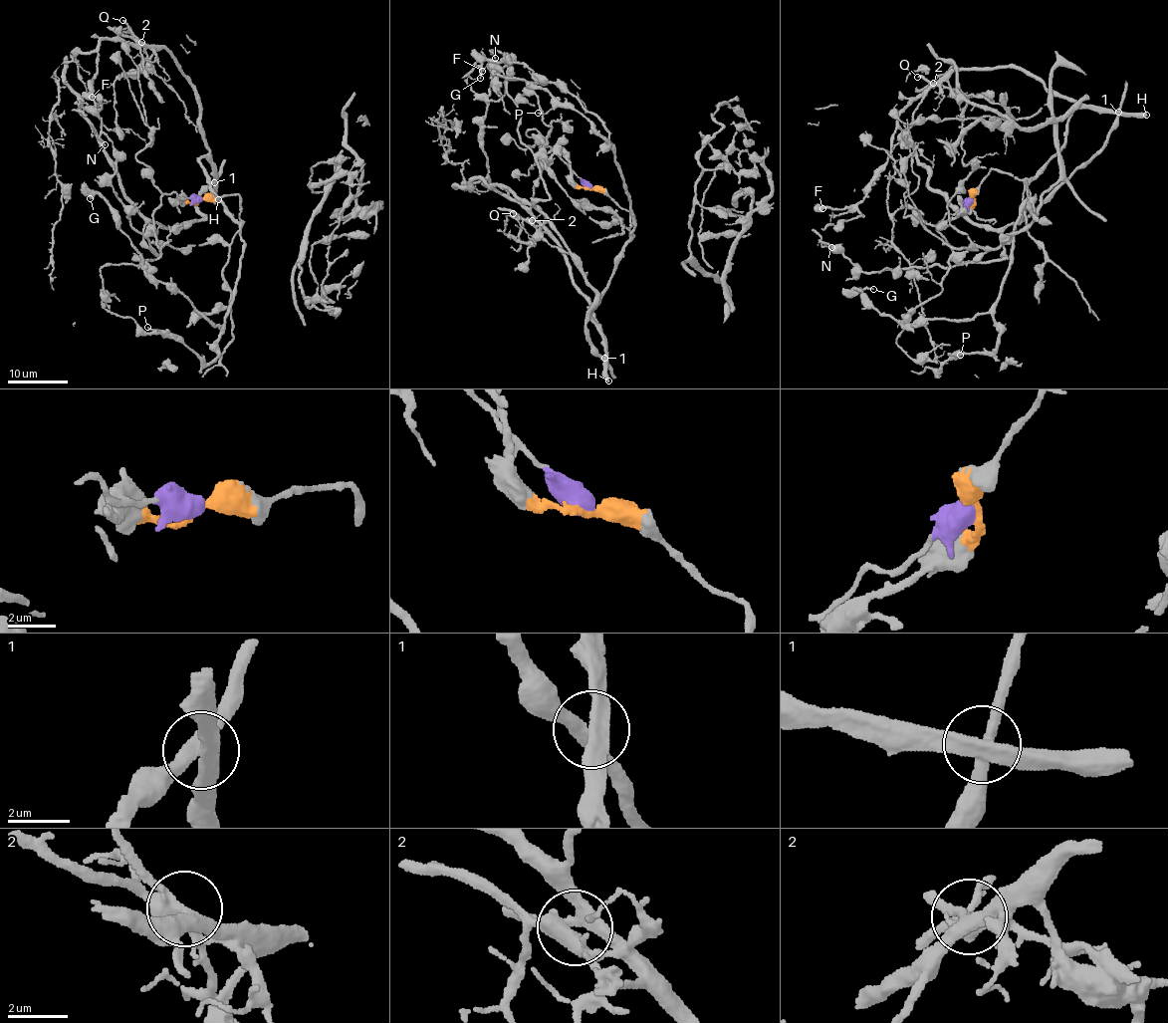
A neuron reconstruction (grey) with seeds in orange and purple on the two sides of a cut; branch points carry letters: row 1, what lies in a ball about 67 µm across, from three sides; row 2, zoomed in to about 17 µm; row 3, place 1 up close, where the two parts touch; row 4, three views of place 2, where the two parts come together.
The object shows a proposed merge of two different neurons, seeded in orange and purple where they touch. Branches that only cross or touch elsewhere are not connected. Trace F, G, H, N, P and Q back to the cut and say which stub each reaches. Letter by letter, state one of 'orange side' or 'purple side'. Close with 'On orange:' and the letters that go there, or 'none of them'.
F: orange side
G: orange side
H: orange side
N: purple side
P: orange side
Q: orange side
On orange: F, G, H, P, Q

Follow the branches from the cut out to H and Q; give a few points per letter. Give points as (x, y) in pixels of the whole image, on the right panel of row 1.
H: (974, 199), (974, 192), (994, 169), (1025, 179), (1036, 176), (1063, 143), (1065, 124), (1075, 110), (1146, 115)
Q: (974, 199), (994, 169), (1036, 176), (1063, 143), (1075, 106), (1004, 67), (961, 70), (935, 84), (917, 77)

